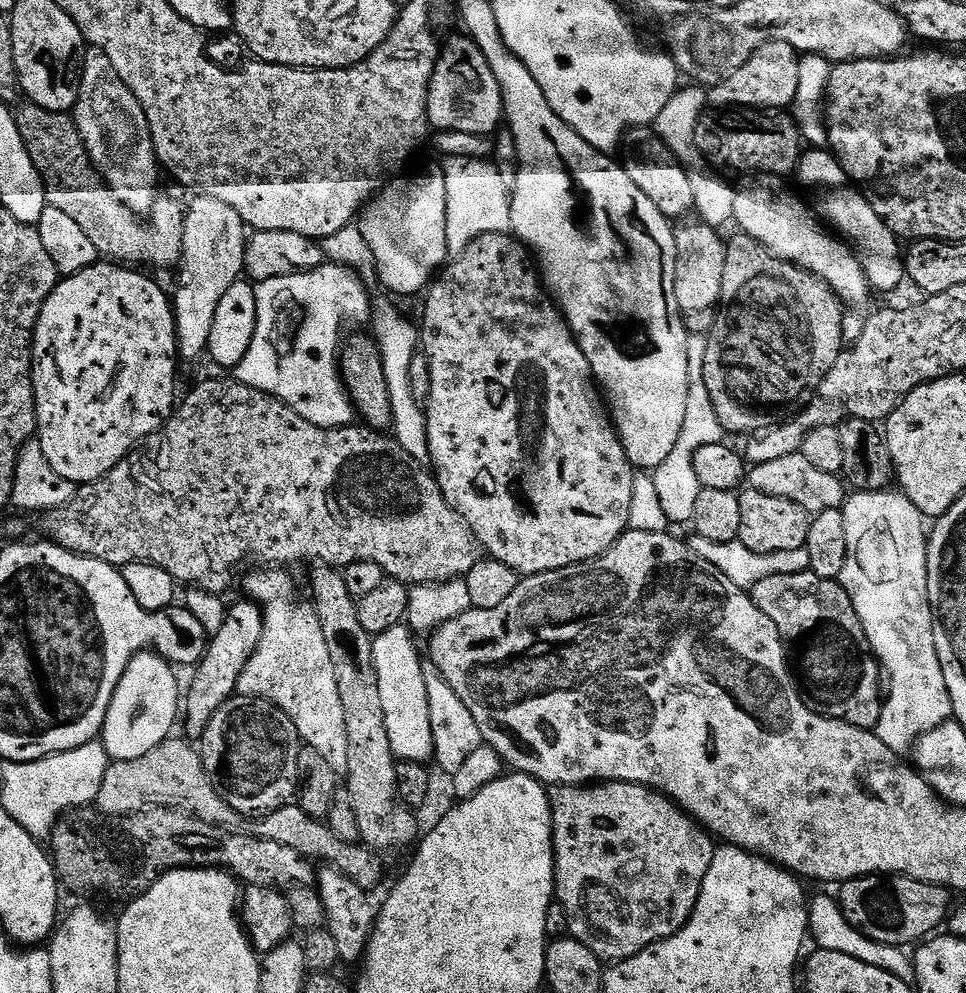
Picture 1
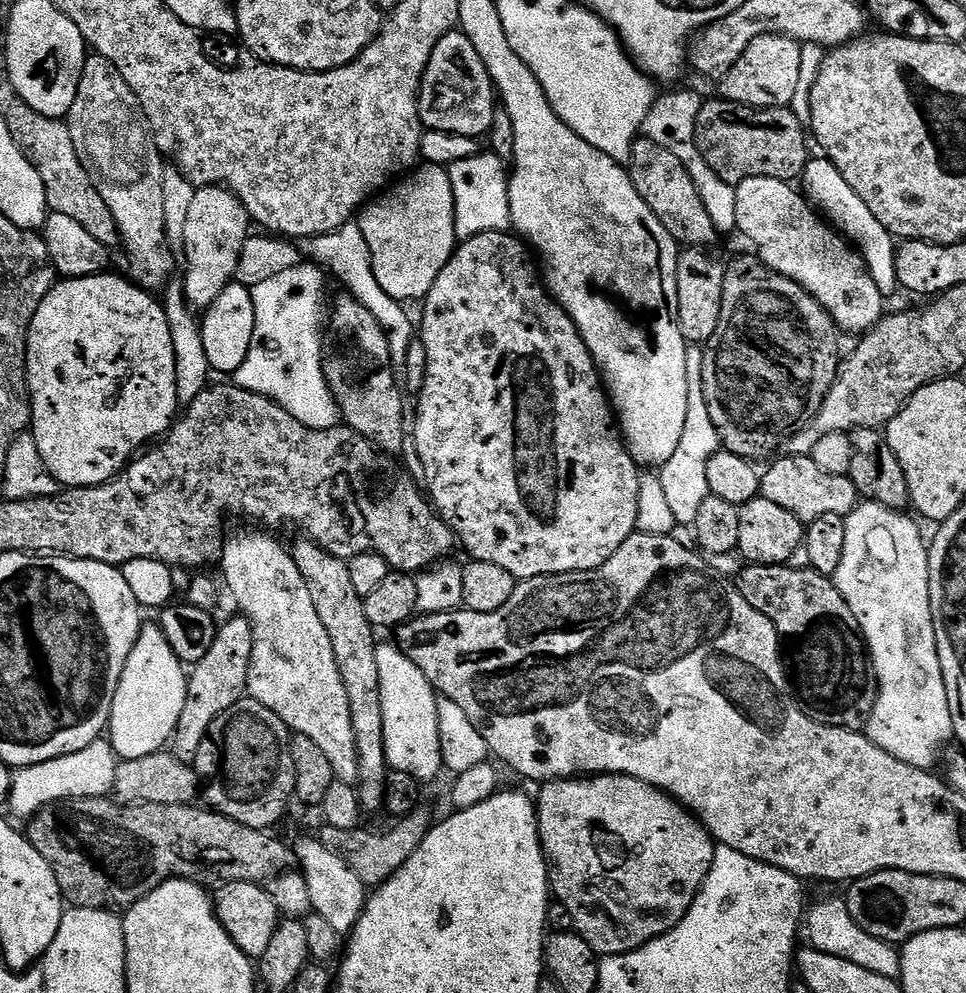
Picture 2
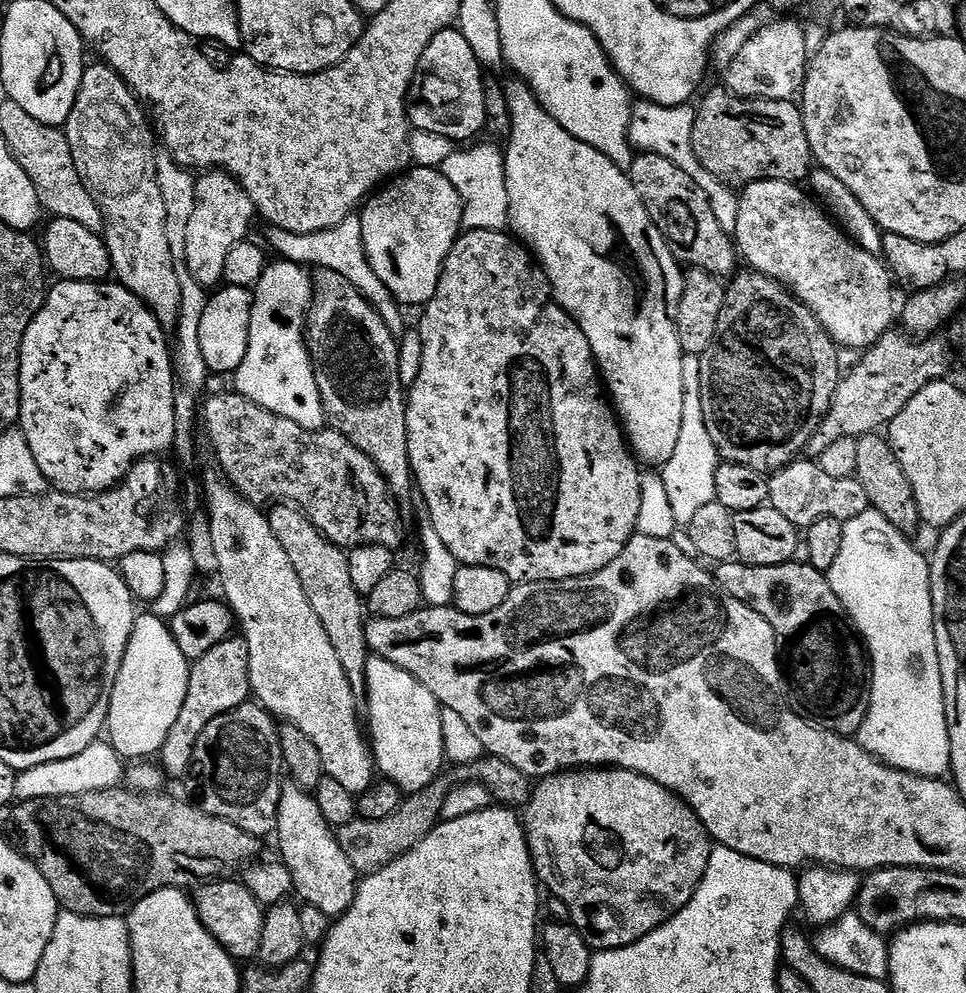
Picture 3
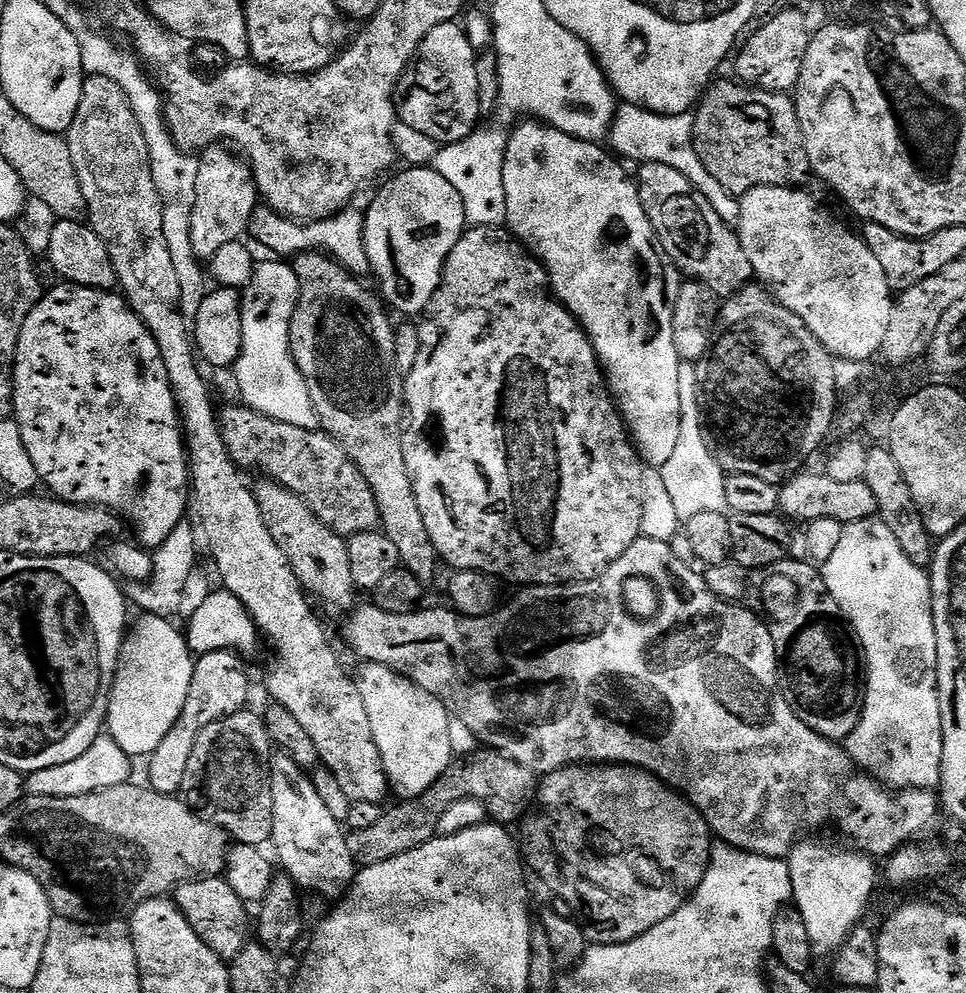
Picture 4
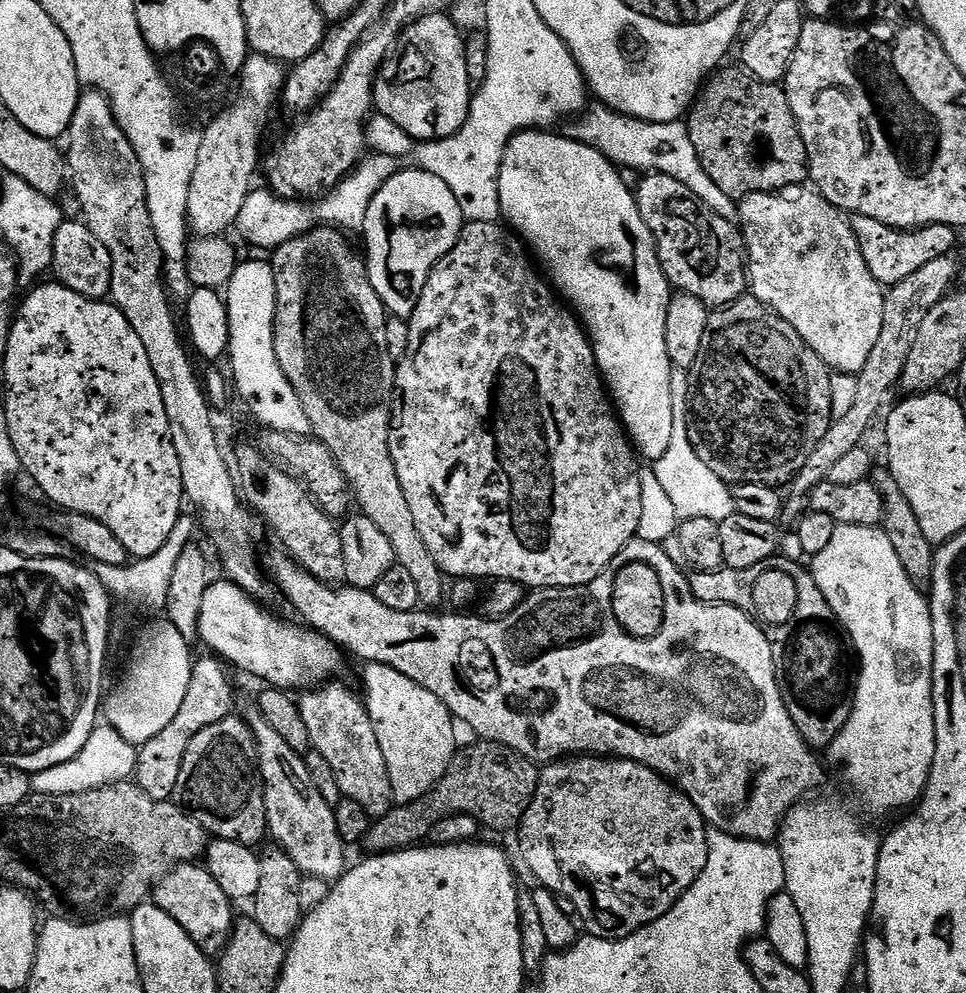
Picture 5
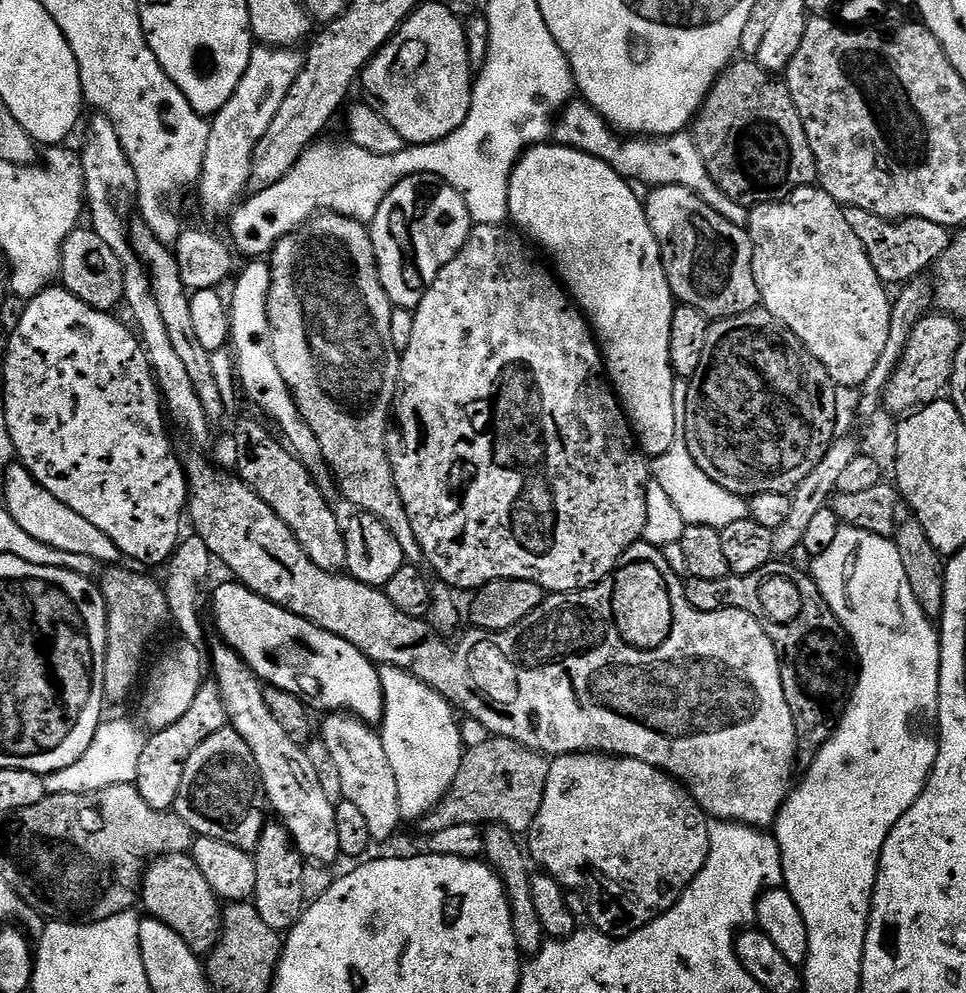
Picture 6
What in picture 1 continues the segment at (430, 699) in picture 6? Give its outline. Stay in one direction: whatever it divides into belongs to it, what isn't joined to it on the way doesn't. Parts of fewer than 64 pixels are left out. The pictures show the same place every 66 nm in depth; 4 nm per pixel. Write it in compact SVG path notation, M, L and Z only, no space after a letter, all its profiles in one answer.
M404 624L386 630L372 641L374 666L378 674L378 691L382 693L382 714L386 714L386 734L390 734L390 750L397 761L427 765L435 754L430 728L430 709L426 692L426 668L420 665L422 652L412 641L413 633Z

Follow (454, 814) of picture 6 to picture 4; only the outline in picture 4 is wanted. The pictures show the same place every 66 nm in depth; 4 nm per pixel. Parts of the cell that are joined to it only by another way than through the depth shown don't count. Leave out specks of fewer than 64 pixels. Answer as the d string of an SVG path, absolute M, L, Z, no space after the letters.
M477 750L468 756L457 759L451 768L447 768L422 794L413 800L400 800L392 809L385 811L375 826L367 830L349 831L347 833L350 854L357 865L367 866L386 862L390 858L398 858L398 854L406 854L410 850L420 848L428 840L437 835L436 827L446 810L460 799L476 799L482 802L487 815L497 824L512 826L533 807L536 789L538 787L537 773L526 766L514 762L503 752Z

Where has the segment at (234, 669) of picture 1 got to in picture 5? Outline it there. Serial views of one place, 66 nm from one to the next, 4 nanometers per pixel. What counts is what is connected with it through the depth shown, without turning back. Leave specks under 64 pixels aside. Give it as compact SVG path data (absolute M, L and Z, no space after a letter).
M219 658L208 659L212 660L197 659L195 661L192 669L192 685L186 696L186 702L174 718L174 722L161 736L139 749L134 776L140 788L146 790L146 794L150 794L150 798L155 800L172 800L175 792L177 795L182 784L182 777L186 772L184 759L188 756L188 747L191 746L192 739L195 736L197 739L207 728L233 715L232 680L228 677L229 669L225 661Z

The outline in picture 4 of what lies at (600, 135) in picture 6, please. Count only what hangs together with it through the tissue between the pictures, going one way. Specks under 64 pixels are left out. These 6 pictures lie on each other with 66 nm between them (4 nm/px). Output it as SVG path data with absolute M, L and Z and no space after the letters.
M621 103L612 126L608 130L607 143L612 143L611 151L625 161L636 160L640 164L661 164L674 166L678 174L682 174L710 202L710 206L727 224L735 225L740 220L740 202L737 197L730 195L714 179L714 174L702 166L702 158L694 150L692 141L693 117L683 112L677 116L663 116L657 112L647 112L637 104Z

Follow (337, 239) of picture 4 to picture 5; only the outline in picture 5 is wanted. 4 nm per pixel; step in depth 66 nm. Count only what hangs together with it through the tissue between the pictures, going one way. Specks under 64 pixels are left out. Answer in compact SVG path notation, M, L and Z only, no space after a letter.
M369 155L347 179L336 186L335 190L313 204L286 200L271 190L265 190L265 192L254 190L248 195L246 206L242 206L242 214L236 220L235 231L240 232L241 238L246 243L253 244L256 248L269 248L269 250L280 248L288 240L311 232L314 222L329 222L344 232L363 231L370 202L397 170L397 157Z

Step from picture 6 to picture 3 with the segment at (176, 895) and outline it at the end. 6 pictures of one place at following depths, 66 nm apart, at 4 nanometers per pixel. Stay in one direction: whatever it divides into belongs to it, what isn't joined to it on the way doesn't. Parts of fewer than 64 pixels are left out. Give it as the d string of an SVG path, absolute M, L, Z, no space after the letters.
M236 878L201 883L195 889L194 903L202 926L206 926L209 934L232 955L233 960L255 961L259 957L266 908L256 901L244 883Z

